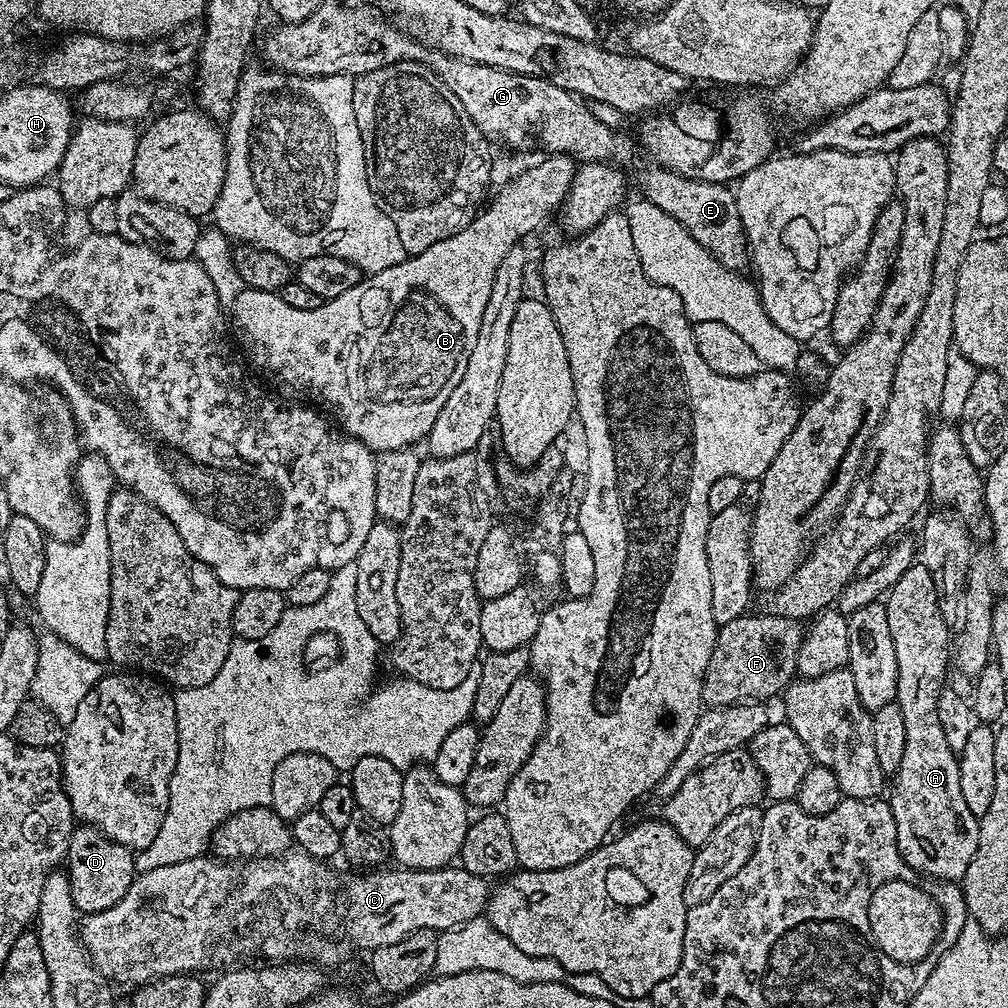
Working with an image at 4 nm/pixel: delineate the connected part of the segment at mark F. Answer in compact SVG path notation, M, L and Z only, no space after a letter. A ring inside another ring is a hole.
M775 614L752 615L739 616L733 622L721 625L717 631L712 665L704 680L704 701L711 707L767 700L770 696L781 695L795 679L797 654L805 634L803 623Z

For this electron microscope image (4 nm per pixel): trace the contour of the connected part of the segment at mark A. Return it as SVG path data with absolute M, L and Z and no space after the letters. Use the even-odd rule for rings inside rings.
M913 564L906 574L902 574L900 581L888 589L885 610L897 655L897 694L894 703L902 710L902 719L906 721L906 751L902 754L902 766L898 766L894 773L893 780L896 781L890 784L890 803L898 830L898 850L905 862L921 877L960 882L966 874L966 866L970 866L970 858L974 858L974 850L978 850L980 821L970 806L966 806L966 798L962 798L962 785L958 783L958 753L950 750L946 734L942 731L942 722L938 718L938 702L940 692L946 686L944 675L948 672L948 664L950 668L950 625L939 608L934 578L924 564Z

